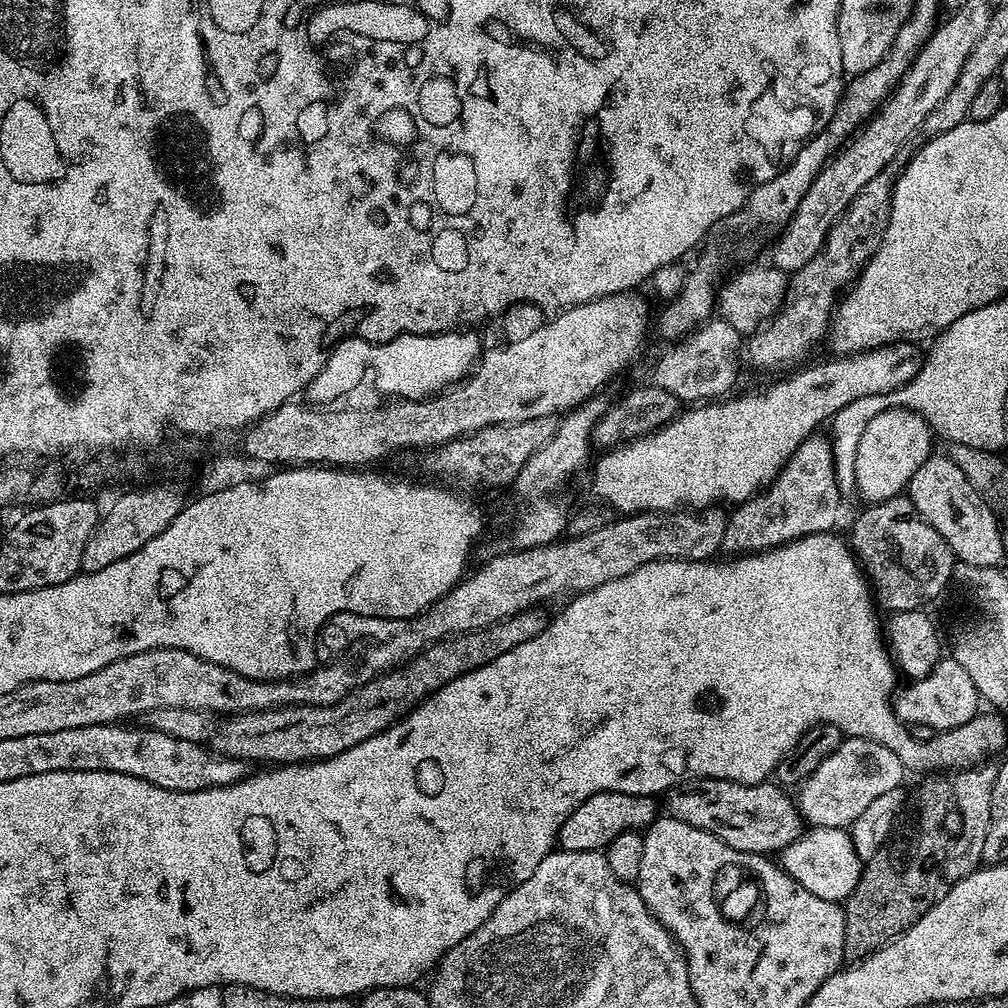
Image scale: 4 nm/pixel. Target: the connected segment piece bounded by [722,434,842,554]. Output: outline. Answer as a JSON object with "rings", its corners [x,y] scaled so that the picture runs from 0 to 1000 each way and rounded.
{"rings":[[[807,431],[798,437],[757,487],[727,503],[730,505],[724,508],[719,525],[716,543],[719,549],[754,548],[782,540],[794,532],[823,528],[830,523],[835,489],[828,472],[825,438],[820,432],[813,432]]]}

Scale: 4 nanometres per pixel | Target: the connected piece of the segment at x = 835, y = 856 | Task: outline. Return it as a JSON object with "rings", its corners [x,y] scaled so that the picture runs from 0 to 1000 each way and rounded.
{"rings":[[[827,819],[803,820],[784,839],[776,842],[772,856],[800,883],[812,887],[812,891],[819,891],[837,895],[851,878],[855,862],[855,850],[849,844],[844,824],[840,820]]]}

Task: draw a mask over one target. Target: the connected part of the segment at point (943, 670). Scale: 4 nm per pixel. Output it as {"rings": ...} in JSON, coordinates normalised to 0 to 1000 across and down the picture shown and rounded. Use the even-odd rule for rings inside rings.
{"rings":[[[934,653],[921,666],[920,671],[906,674],[895,683],[888,688],[887,701],[890,710],[901,720],[913,719],[918,724],[938,726],[950,720],[958,720],[958,716],[974,706],[974,693],[966,681],[965,673],[945,653]]]}

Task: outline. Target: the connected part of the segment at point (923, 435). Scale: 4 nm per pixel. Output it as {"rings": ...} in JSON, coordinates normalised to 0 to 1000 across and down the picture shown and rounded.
{"rings":[[[881,405],[863,415],[863,421],[851,438],[848,487],[853,488],[862,501],[894,491],[902,476],[917,461],[919,450],[926,447],[925,436],[927,430],[921,420],[902,405]]]}

